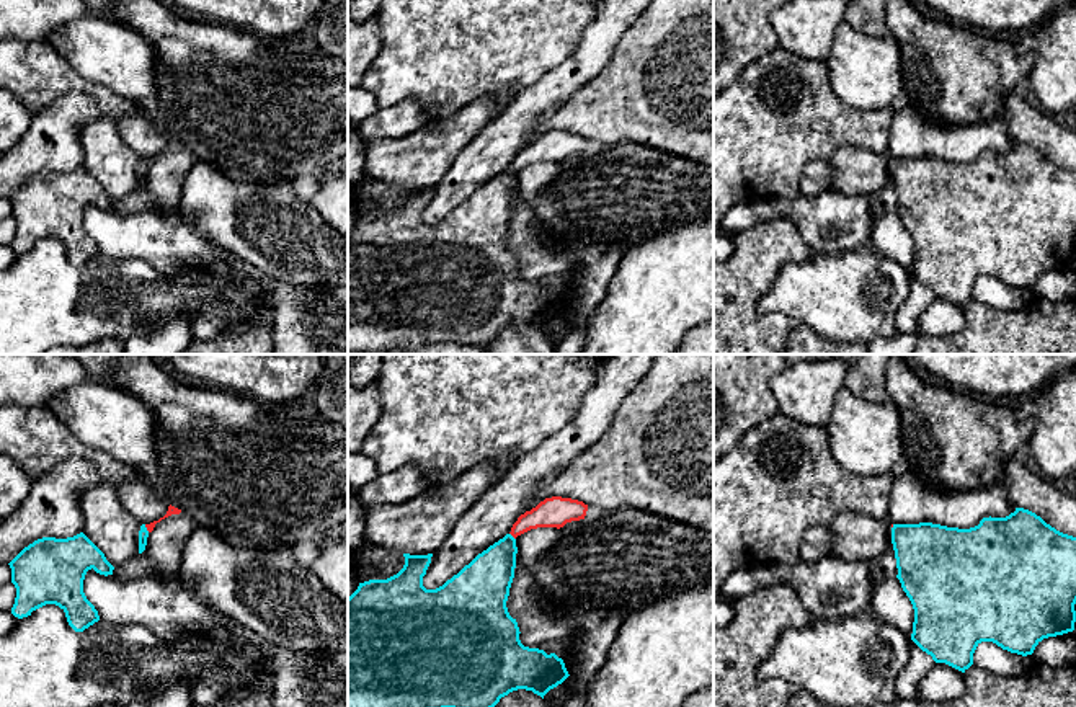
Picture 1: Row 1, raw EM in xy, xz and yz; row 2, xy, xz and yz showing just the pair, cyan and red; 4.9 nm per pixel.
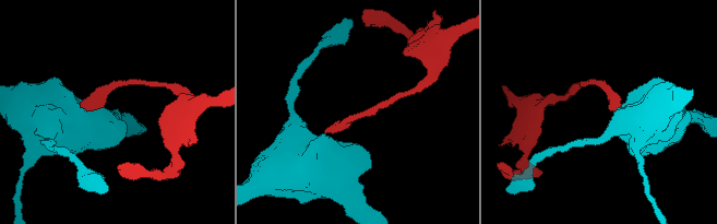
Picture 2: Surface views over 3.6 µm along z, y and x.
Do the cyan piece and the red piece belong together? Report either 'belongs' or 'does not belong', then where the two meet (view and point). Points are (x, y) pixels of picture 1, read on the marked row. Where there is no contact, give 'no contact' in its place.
does not belong | xy (146, 528)

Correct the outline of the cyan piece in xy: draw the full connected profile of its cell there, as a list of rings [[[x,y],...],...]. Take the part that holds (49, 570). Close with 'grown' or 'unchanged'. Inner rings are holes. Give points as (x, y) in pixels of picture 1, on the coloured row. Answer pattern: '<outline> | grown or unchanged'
[[[83,532],[67,539],[38,539],[8,565],[16,588],[11,607],[15,617],[23,619],[46,604],[56,604],[75,632],[100,620],[98,611],[83,593],[83,580],[91,568],[108,576],[114,567]]] | unchanged

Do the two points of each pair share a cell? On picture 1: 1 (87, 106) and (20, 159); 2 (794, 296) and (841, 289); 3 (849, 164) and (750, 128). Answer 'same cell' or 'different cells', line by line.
1: same cell
2: same cell
3: different cells

